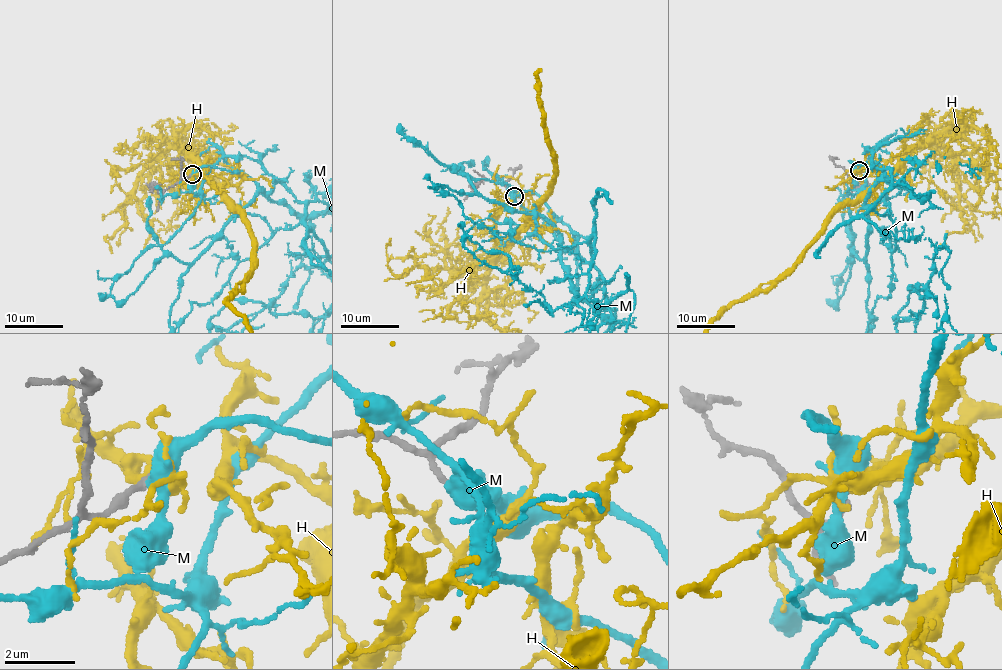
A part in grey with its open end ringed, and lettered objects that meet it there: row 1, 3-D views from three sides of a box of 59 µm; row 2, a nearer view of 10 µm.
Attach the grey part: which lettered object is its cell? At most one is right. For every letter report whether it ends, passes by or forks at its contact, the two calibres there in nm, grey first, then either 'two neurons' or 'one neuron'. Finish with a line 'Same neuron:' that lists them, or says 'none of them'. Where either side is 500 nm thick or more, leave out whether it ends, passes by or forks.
H: it passes by | 170/400 nm | two neurons
M: it forks | 180/360 nm | two neurons
Same neuron: none of them

